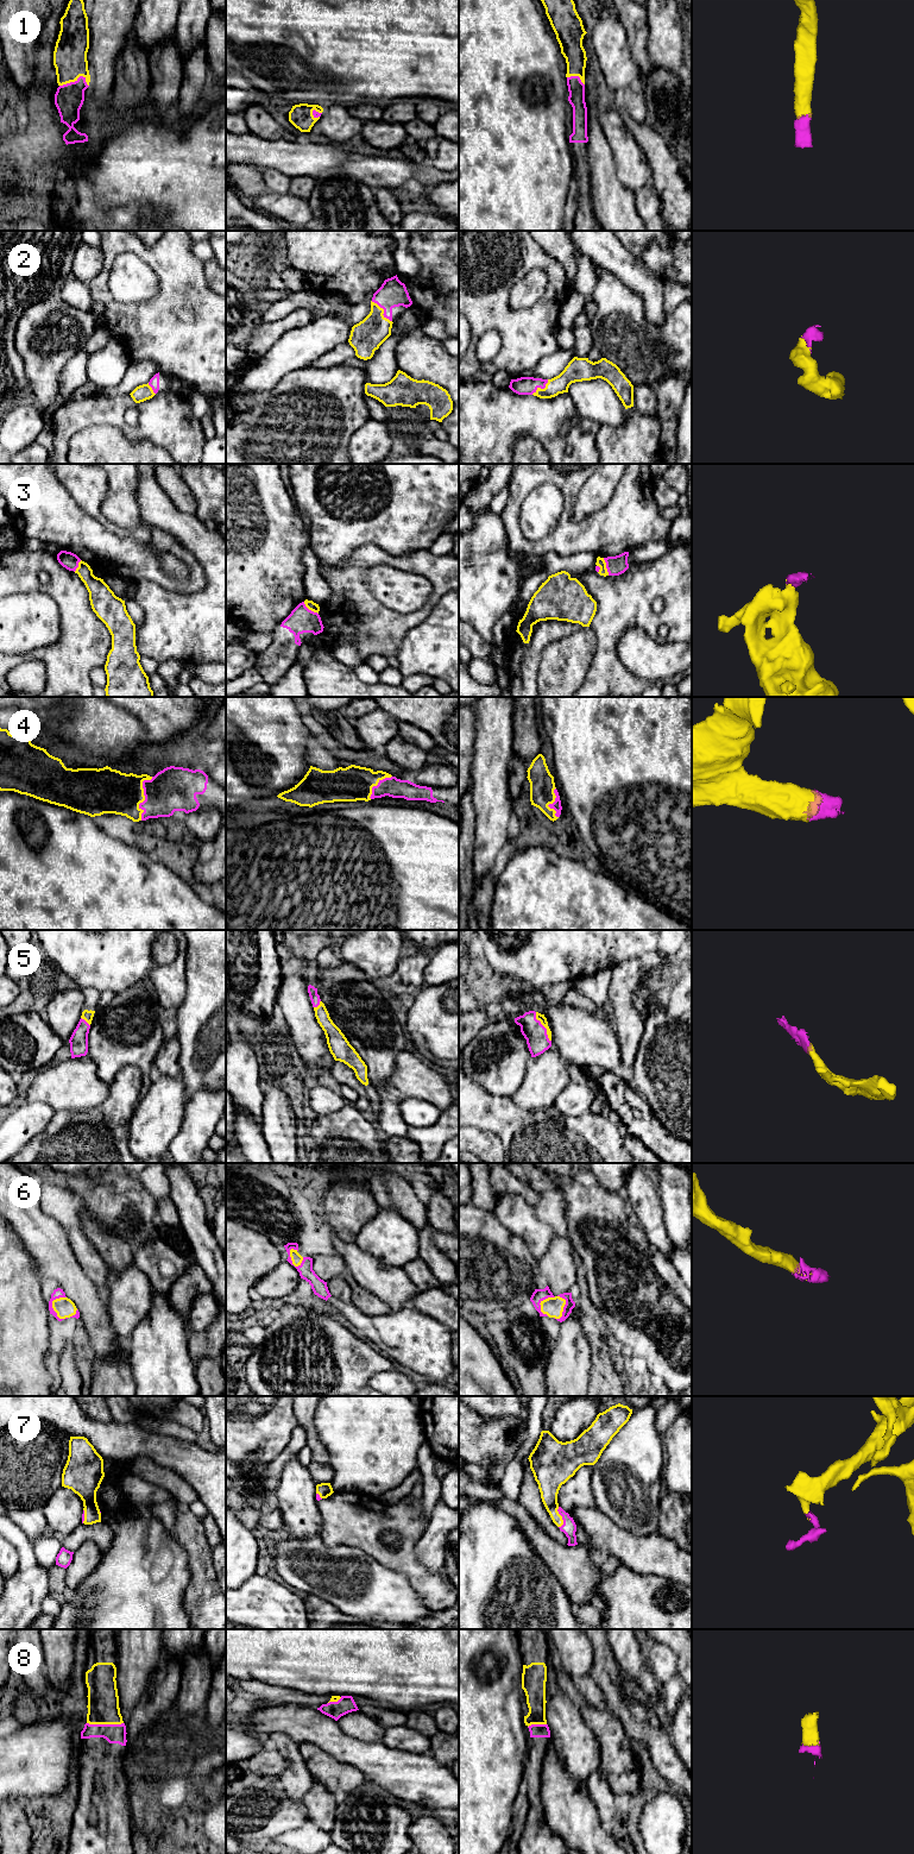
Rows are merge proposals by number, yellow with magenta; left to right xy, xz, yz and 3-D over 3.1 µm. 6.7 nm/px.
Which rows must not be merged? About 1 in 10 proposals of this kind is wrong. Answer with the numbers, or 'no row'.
no row

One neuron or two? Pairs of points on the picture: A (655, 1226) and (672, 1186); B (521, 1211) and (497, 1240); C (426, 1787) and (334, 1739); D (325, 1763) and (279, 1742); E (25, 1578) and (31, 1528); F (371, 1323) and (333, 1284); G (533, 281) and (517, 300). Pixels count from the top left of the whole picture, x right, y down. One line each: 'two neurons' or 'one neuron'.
A: two neurons
B: two neurons
C: one neuron
D: two neurons
E: two neurons
F: two neurons
G: one neuron

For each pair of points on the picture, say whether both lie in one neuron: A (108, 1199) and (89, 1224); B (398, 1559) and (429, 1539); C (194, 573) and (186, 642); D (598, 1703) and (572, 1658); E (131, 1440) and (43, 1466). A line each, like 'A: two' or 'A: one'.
A: two
B: two
C: two
D: one
E: two

